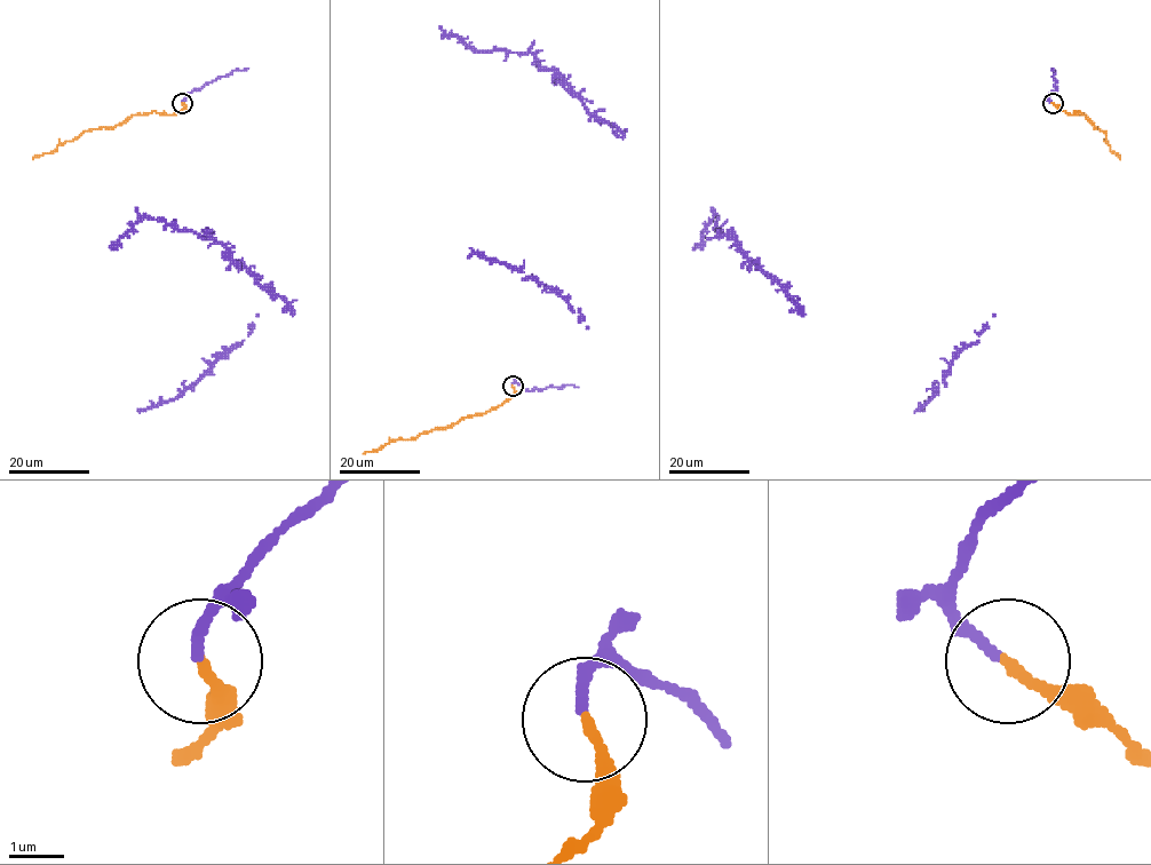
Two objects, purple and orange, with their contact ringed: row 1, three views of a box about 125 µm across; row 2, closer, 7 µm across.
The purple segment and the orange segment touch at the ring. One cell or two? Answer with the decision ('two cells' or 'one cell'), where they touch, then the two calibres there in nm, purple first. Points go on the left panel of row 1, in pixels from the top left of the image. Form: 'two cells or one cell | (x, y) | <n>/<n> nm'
one cell | (182, 103) | 180/190 nm

